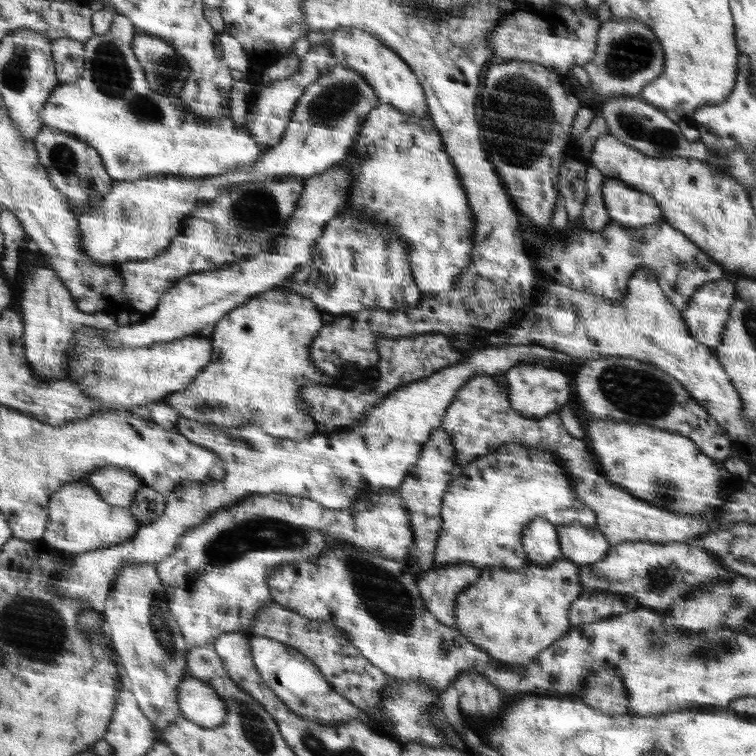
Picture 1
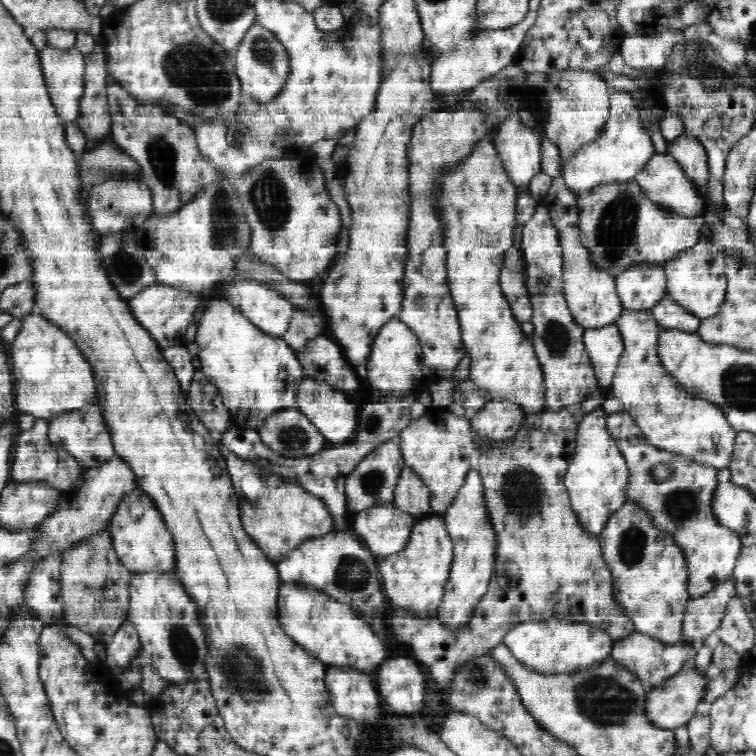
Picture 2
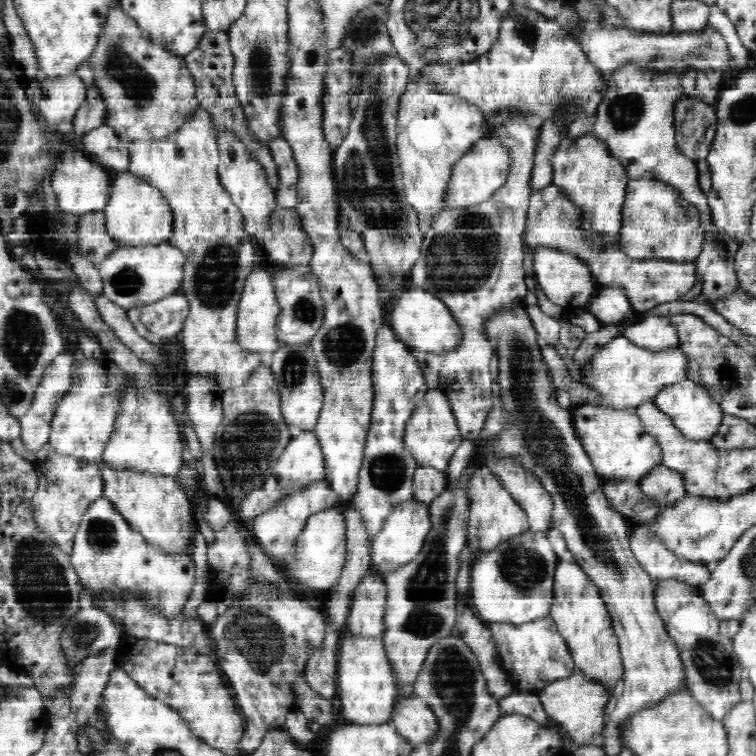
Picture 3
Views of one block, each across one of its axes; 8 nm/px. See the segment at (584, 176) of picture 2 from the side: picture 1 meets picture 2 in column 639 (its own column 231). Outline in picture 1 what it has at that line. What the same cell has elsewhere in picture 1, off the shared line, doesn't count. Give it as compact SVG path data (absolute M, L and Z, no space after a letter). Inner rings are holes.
M118 12L116 17L114 17L114 23L112 23L112 31L105 35L94 35L94 37L87 42L86 46L87 70L85 72L85 77L82 78L81 81L75 83L60 84L60 86L54 91L53 96L50 97L50 101L48 101L46 106L44 106L44 109L42 109L42 120L44 120L45 126L72 133L80 139L89 142L94 148L100 151L100 154L104 157L106 168L108 168L109 173L112 177L118 180L118 182L134 182L146 178L166 177L174 174L186 178L212 178L212 176L222 176L222 174L228 174L234 172L234 170L240 170L240 168L244 168L244 166L252 167L254 162L258 162L262 157L262 154L264 154L270 146L266 146L266 143L258 143L245 124L238 127L236 120L234 120L234 114L232 114L232 108L230 105L226 107L226 115L222 115L222 117L216 119L208 119L196 115L194 111L190 111L190 109L182 103L182 100L176 101L172 97L168 97L168 95L162 94L160 91L154 89L154 86L152 86L152 83L149 81L149 75L146 74L145 67L141 64L141 61L133 47L134 39L136 39L139 32L140 30L130 17Z

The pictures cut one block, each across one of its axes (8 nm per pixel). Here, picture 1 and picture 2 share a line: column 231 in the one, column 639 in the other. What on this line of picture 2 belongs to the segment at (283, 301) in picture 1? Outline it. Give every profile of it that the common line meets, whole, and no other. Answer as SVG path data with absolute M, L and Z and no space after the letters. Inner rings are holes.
M650 311L646 313L626 313L616 320L623 332L624 350L614 371L609 394L618 399L635 423L641 428L646 440L660 449L678 452L684 456L705 462L722 469L732 460L733 446L737 431L714 404L690 397L688 391L677 380L664 370L657 357L656 347L658 334L661 331Z

